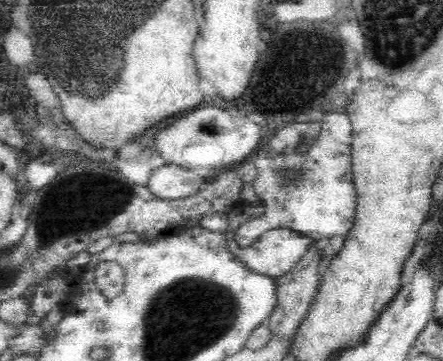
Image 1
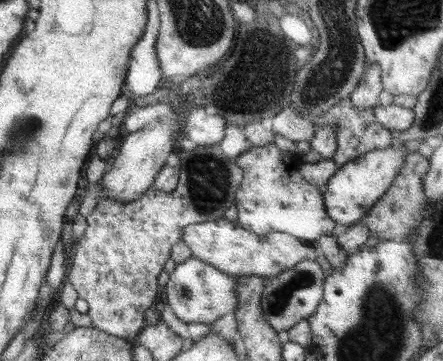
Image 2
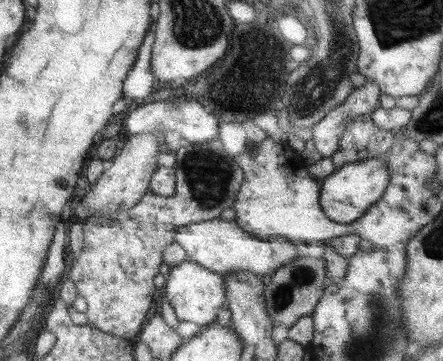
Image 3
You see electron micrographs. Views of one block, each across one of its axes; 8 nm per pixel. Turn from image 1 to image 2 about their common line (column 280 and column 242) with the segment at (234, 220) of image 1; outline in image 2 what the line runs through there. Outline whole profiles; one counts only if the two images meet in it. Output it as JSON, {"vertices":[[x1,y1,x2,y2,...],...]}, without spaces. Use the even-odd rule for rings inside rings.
{"vertices":[[211,220,211,222,201,222,185,228,183,242,187,242,193,250,193,258,199,258,217,270,221,270,227,276,239,278,239,276,267,276,275,278,279,272,295,268,297,262,301,260,315,260,315,244,311,242,301,242,299,238,293,238,283,232,271,232,257,236,245,228,239,228,237,222,227,222,227,220]]}

